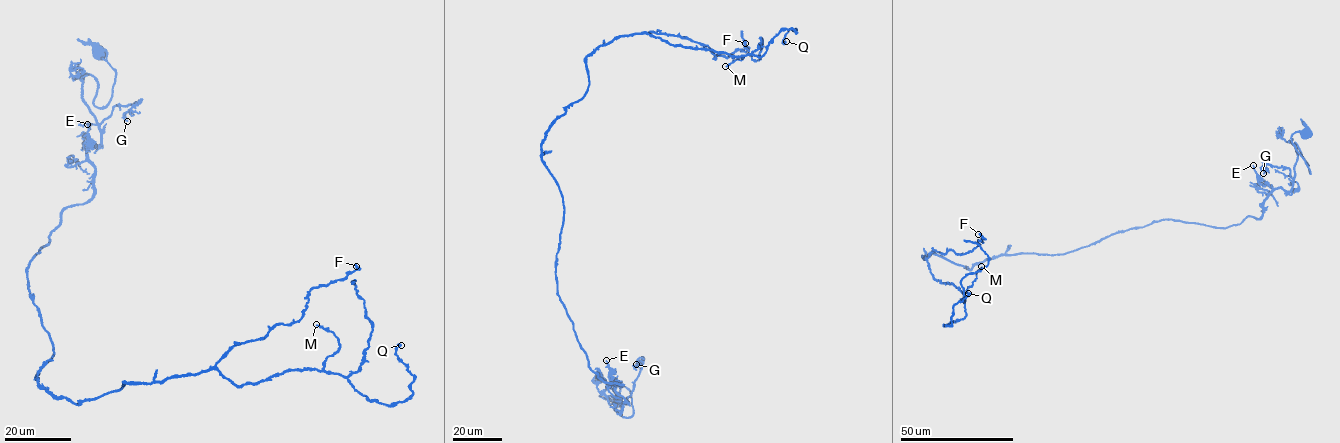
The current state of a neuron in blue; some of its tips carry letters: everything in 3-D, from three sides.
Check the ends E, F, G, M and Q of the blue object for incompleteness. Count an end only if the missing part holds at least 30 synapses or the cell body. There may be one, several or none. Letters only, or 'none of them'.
none of them

